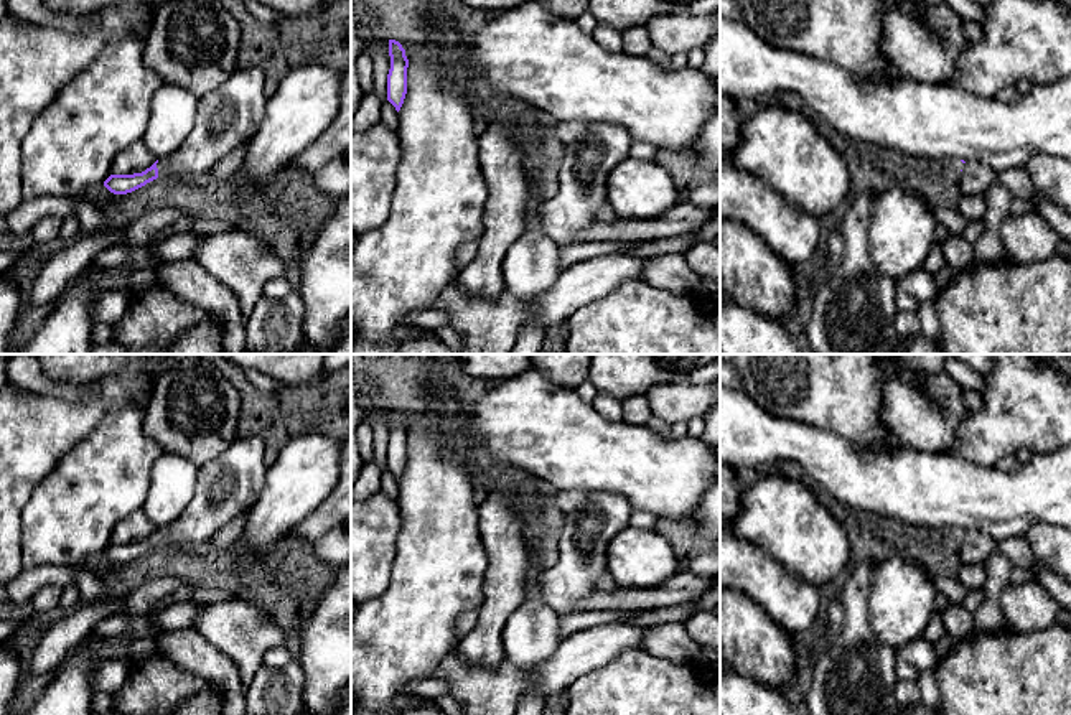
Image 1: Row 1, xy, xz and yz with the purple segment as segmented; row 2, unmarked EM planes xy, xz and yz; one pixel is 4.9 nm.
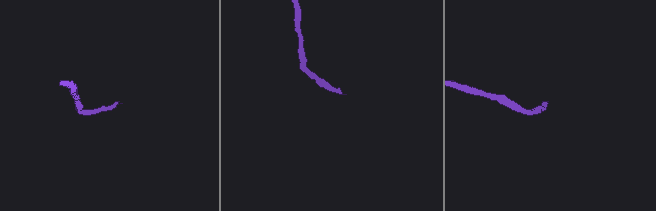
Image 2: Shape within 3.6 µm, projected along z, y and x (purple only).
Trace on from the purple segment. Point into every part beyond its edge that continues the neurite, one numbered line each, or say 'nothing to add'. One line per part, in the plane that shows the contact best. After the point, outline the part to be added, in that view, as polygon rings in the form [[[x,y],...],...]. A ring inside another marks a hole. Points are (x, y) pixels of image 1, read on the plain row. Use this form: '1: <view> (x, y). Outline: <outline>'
1: xy (231, 483). Outline: [[[237,437],[213,461],[198,468],[194,496],[166,527],[158,527],[158,545],[198,547],[227,522],[254,506],[265,484],[264,440]]]

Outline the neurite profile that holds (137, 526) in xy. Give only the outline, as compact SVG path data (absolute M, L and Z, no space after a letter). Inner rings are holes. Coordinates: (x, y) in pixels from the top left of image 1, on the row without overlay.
M137 509L115 524L110 540L112 544L142 542L157 529L153 521L142 509Z

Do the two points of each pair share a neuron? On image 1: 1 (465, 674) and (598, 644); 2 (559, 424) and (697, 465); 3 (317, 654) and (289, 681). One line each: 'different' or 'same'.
1: same
2: same
3: different

